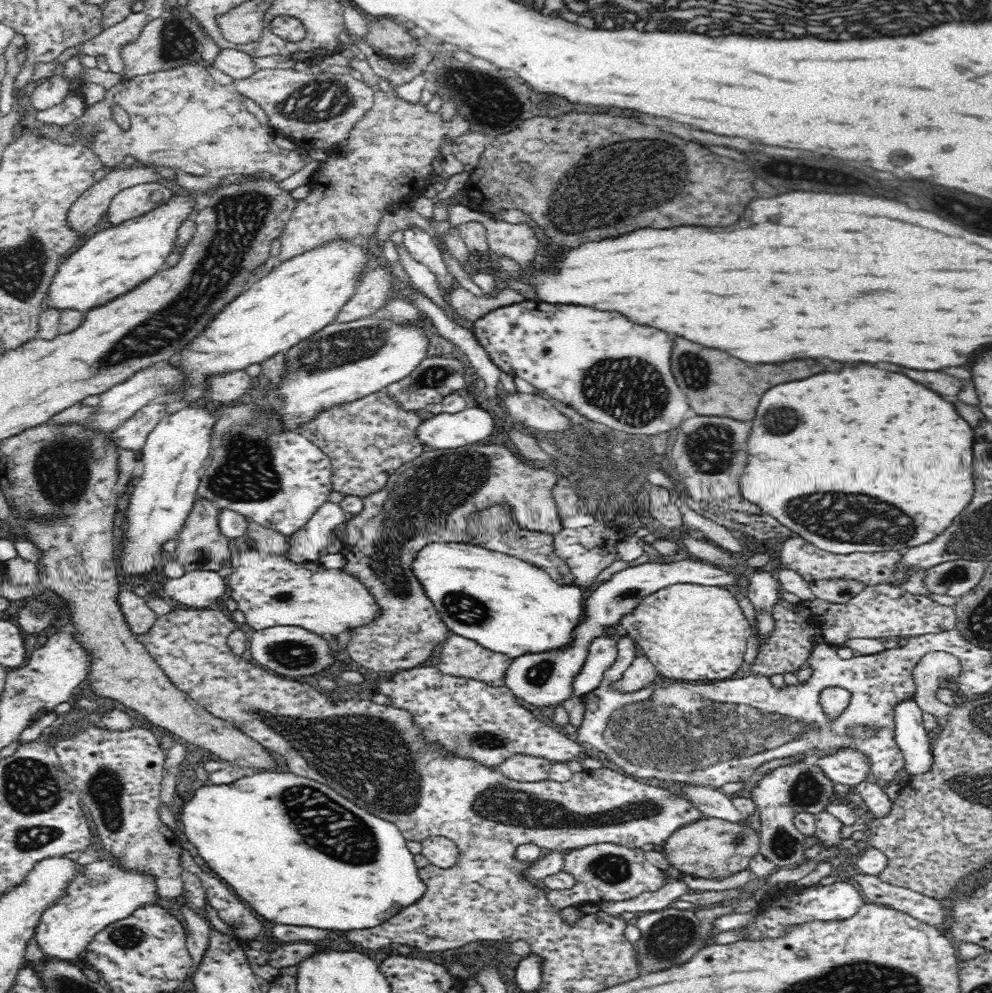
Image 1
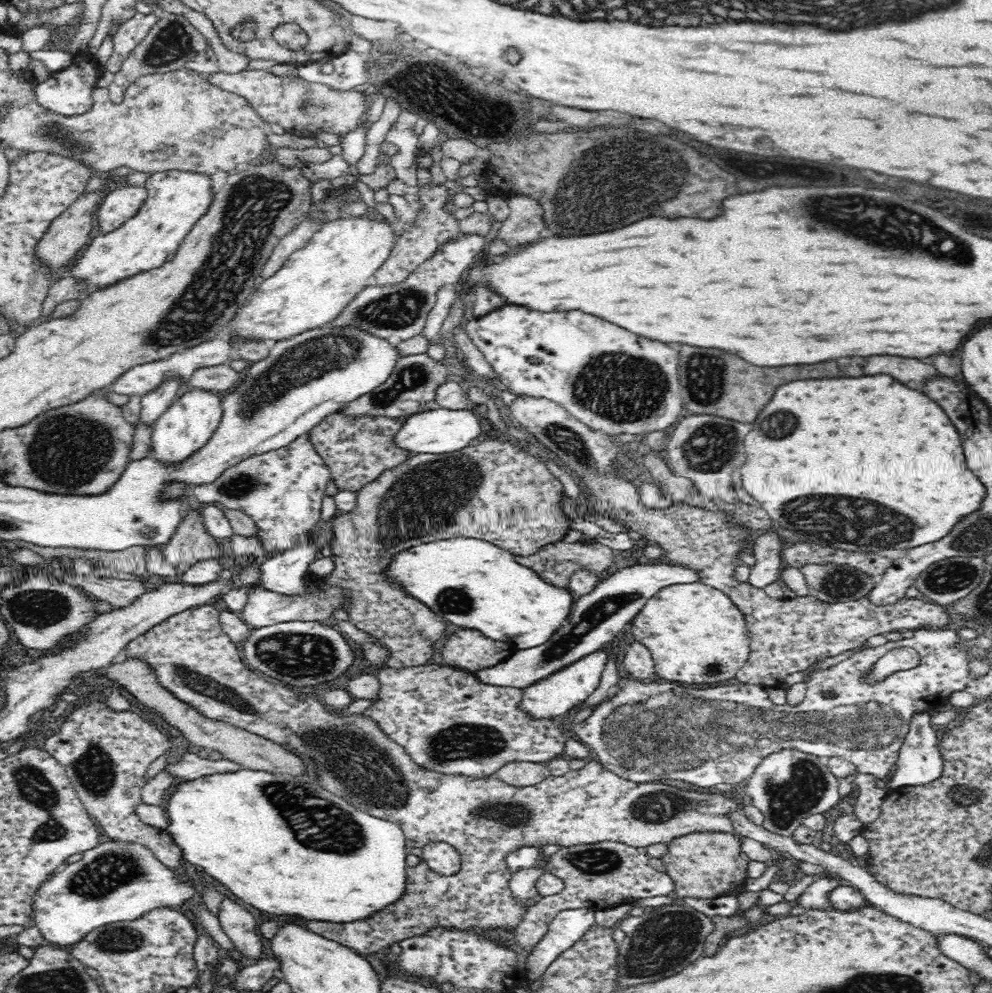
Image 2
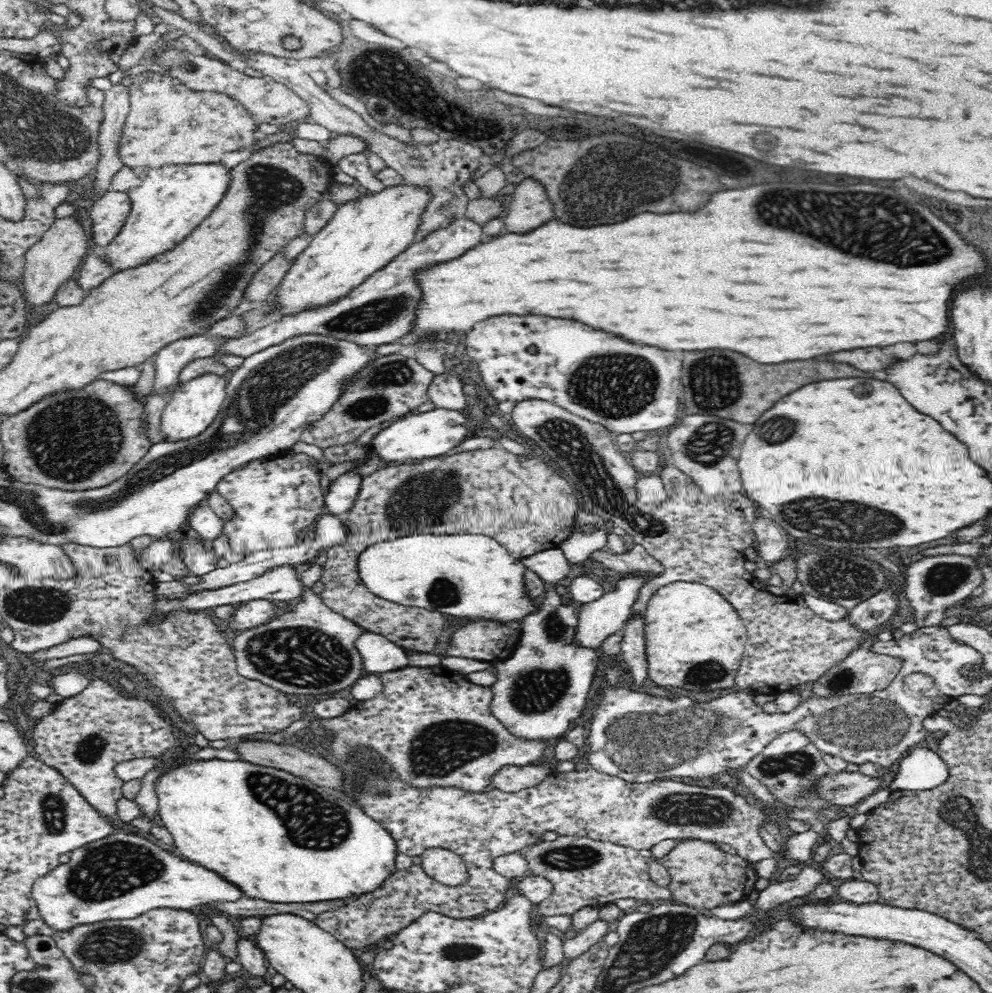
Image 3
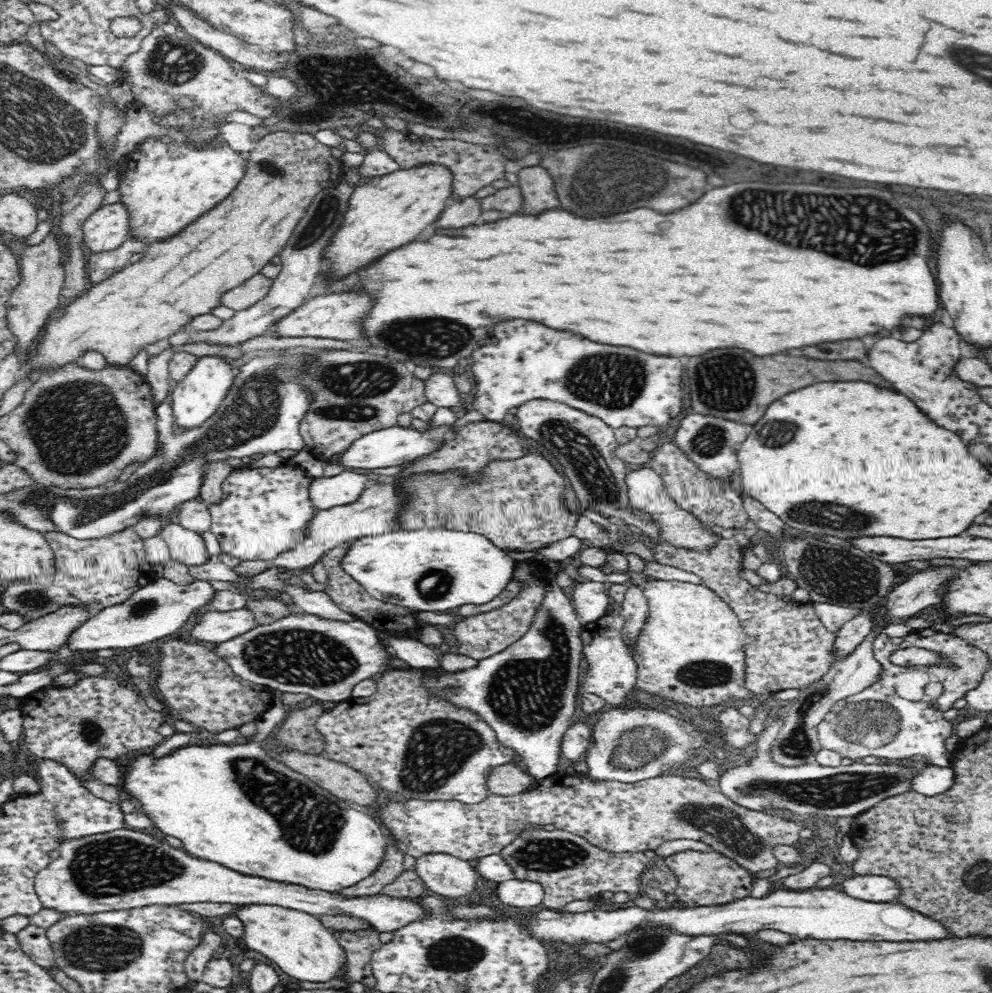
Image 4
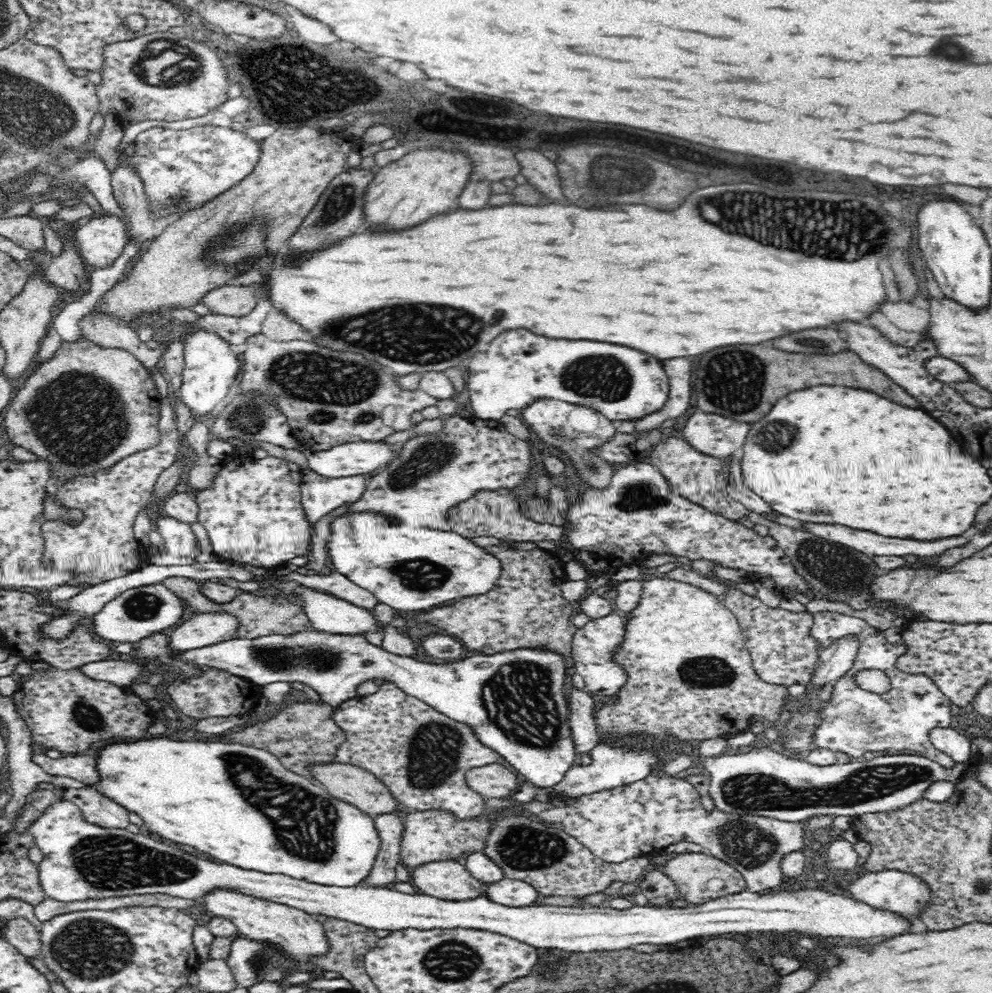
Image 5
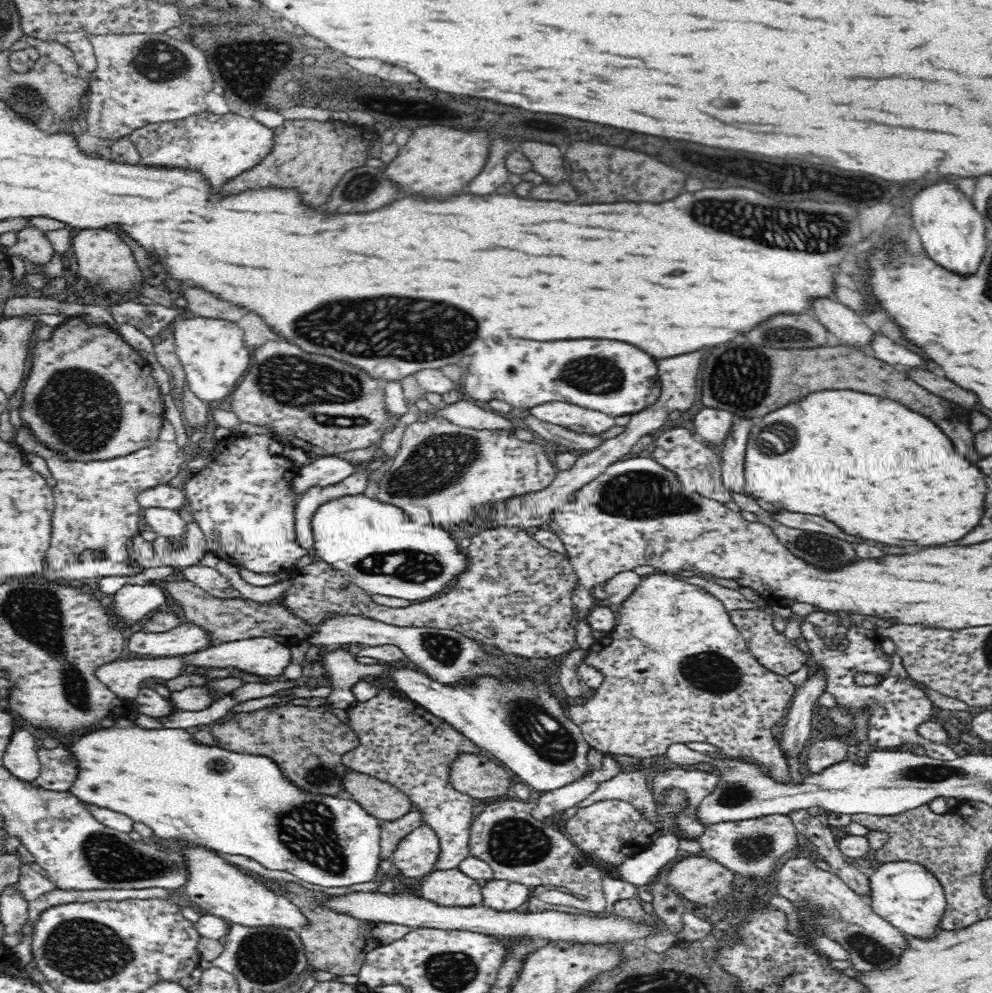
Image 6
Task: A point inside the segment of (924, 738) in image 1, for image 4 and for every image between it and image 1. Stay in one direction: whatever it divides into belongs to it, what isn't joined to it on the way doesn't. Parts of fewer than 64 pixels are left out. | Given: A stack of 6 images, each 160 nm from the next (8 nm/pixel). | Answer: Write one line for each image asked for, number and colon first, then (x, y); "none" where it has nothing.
2: (919, 762)
3: (921, 768)
4: (930, 780)

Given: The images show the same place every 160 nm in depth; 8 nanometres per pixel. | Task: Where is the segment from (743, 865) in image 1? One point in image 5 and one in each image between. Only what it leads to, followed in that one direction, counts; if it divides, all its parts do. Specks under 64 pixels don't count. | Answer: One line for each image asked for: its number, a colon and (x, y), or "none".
2: (704, 864)
3: (702, 875)
4: (711, 878)
5: (699, 877)

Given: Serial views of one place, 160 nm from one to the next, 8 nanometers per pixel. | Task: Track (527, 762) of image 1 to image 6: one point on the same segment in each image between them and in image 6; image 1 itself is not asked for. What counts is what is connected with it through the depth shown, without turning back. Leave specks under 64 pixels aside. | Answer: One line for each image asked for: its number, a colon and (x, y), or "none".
2: (520, 773)
3: (510, 778)
4: (508, 780)
5: (494, 781)
6: (477, 776)

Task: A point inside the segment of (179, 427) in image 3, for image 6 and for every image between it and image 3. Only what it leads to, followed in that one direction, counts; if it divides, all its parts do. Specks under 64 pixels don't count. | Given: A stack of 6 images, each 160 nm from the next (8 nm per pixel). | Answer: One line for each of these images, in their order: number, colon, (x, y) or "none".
4: (193, 400)
5: (211, 367)
6: (214, 358)

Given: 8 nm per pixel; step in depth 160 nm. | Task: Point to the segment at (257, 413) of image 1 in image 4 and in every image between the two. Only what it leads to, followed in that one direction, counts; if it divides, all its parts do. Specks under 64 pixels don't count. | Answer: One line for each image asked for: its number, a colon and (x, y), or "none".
2: (282, 489)
3: (277, 498)
4: (264, 511)

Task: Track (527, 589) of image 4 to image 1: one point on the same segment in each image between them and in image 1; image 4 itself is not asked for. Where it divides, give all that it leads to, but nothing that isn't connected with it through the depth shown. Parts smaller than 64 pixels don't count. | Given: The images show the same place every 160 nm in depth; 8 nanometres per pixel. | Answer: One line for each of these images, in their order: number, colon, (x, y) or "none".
1: (459, 657)
2: (468, 650)
3: (481, 640)

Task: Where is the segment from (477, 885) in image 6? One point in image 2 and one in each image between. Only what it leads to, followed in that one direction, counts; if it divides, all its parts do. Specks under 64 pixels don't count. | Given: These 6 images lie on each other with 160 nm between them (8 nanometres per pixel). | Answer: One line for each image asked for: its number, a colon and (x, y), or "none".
2: (443, 858)
3: (445, 866)
4: (446, 875)
5: (448, 879)

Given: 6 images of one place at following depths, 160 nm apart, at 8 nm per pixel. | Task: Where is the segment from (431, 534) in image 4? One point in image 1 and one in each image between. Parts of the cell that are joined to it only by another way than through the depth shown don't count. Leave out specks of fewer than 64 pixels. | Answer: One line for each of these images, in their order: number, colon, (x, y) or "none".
1: (506, 605)
2: (475, 585)
3: (472, 577)

